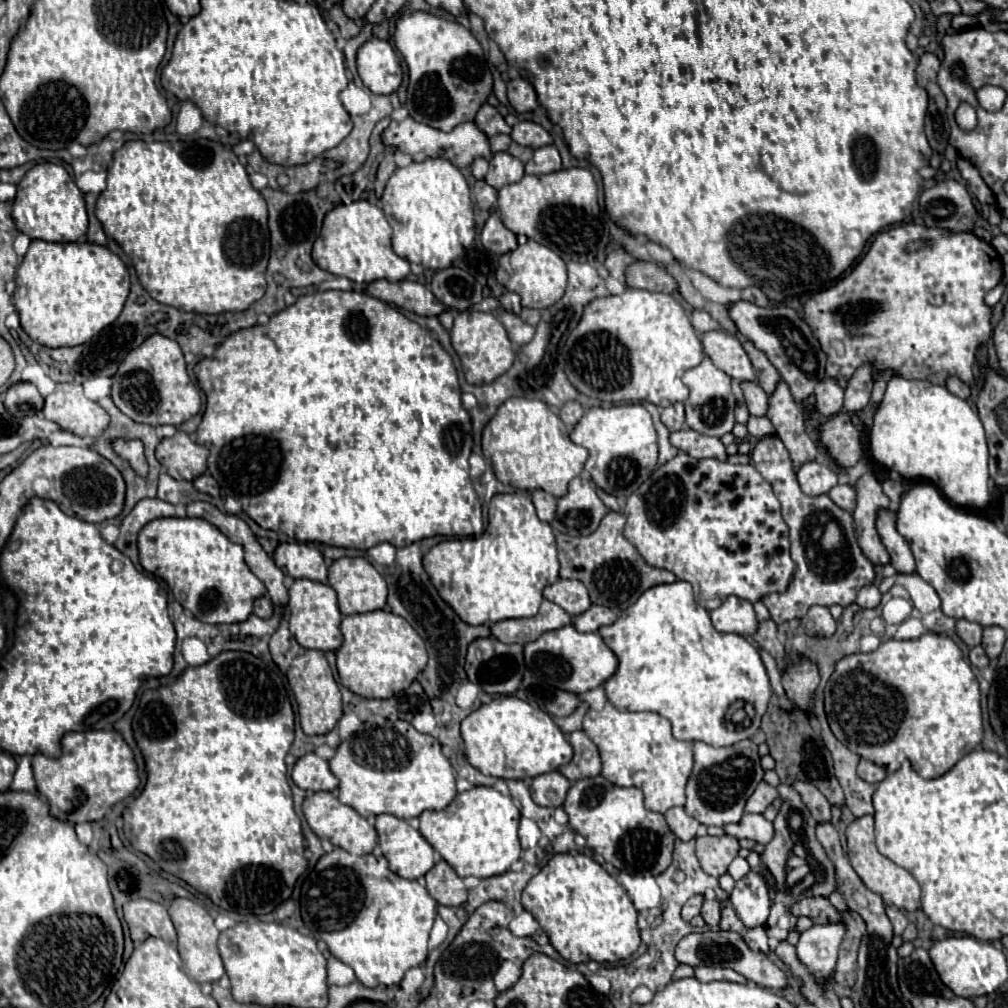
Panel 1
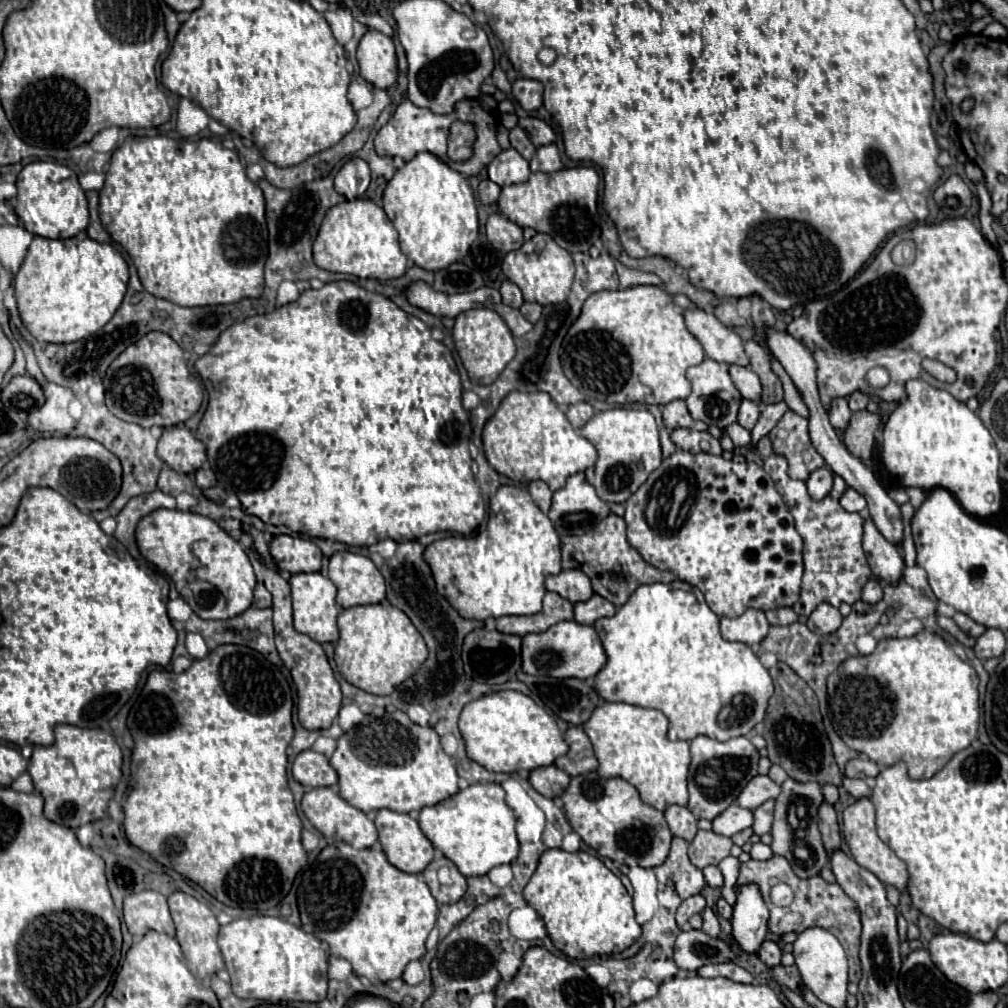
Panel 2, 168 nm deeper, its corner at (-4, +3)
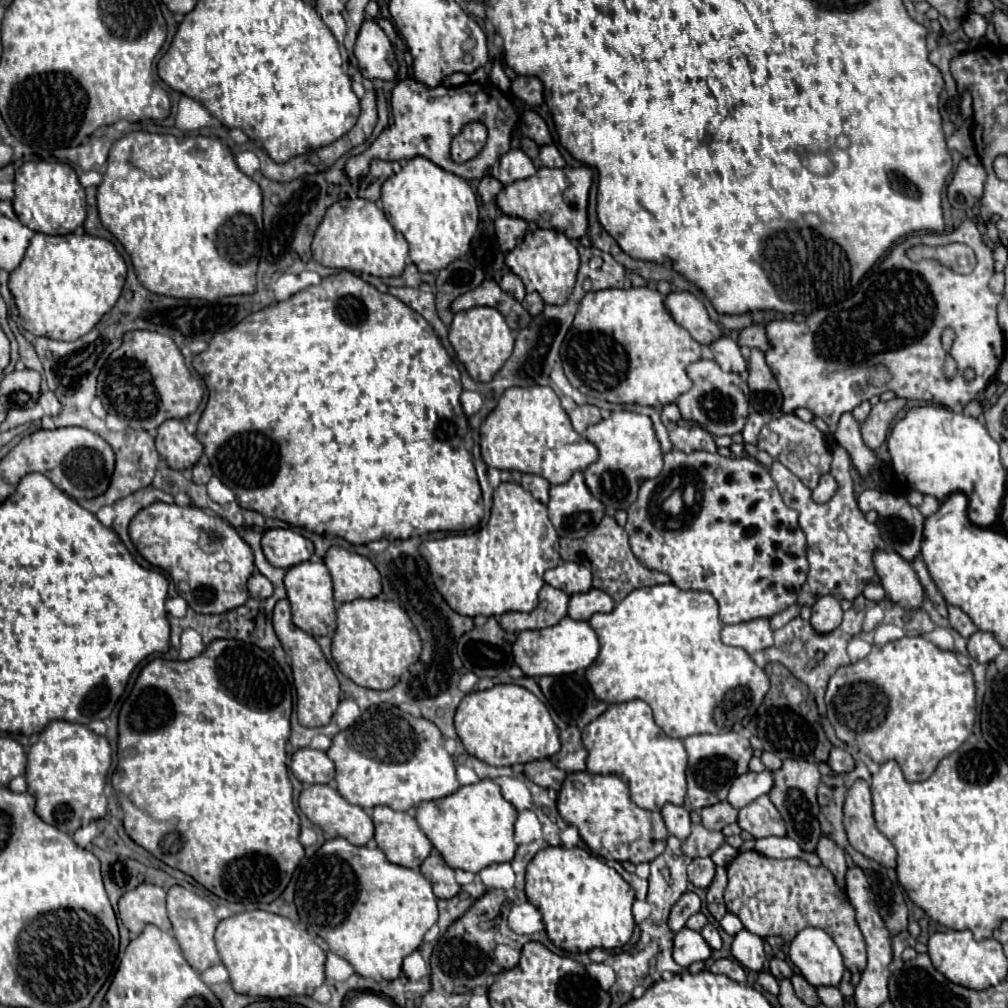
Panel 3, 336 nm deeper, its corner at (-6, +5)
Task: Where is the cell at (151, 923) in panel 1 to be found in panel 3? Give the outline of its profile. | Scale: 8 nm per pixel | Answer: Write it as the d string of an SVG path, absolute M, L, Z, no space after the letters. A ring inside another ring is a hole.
M143 883L119 899L119 917L131 935L139 935L147 925L157 925L161 931L171 931L165 897L167 893L161 887Z

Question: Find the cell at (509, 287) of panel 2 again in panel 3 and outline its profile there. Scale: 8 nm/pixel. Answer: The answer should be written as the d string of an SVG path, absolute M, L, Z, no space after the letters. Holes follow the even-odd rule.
M505 273L505 275L503 275L503 279L501 279L501 289L503 289L507 295L511 295L513 299L517 299L517 301L523 301L523 297L525 297L525 287L523 287L521 279L519 279L517 275L513 275L513 273Z

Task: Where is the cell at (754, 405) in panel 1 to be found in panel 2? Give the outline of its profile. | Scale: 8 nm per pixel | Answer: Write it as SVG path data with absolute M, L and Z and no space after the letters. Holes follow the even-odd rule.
M729 365L729 375L731 375L735 387L739 389L739 393L745 399L751 399L751 401L759 403L759 399L761 399L761 381L749 367Z

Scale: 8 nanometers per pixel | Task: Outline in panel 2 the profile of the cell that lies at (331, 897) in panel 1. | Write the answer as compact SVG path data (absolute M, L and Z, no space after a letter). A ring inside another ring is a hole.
M337 841L337 843L333 843L333 845L327 845L327 847L319 853L319 857L315 859L315 863L303 871L303 875L301 875L301 885L299 885L299 889L297 889L297 903L299 903L299 911L301 911L301 921L303 921L303 925L307 925L307 923L313 919L315 929L321 931L321 933L315 933L315 935L317 935L321 941L323 941L323 939L327 941L329 953L331 953L331 955L337 955L337 957L343 957L343 959L349 959L349 963L353 965L355 975L367 977L371 983L387 983L387 981L391 981L391 979L399 979L399 977L403 975L403 969L405 969L405 965L407 965L409 961L421 959L423 953L425 953L425 939L427 939L429 931L433 929L433 925L435 925L435 921L437 921L437 901L435 901L435 897L431 895L429 885L427 885L425 881L419 881L419 875L409 875L409 873L405 873L405 871L399 871L397 867L393 867L393 865L387 861L387 857L385 857L383 851L373 851L373 849L361 849L361 851L357 851L357 849L353 849L351 845L347 845L347 843L343 843L343 841Z

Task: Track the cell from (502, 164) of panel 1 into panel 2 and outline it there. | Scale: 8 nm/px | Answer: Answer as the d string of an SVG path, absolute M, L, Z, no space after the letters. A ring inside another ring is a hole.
M515 149L501 151L491 163L489 163L489 179L497 185L513 185L523 183L531 175L529 161L523 159Z

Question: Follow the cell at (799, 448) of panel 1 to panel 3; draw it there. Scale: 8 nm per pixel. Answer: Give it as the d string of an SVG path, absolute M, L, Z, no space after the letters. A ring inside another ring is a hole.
M781 415L779 419L767 421L759 433L757 445L759 449L767 451L775 461L783 463L791 473L795 473L809 489L815 489L819 477L829 473L831 451L827 447L823 433L813 423L805 423L795 415Z

